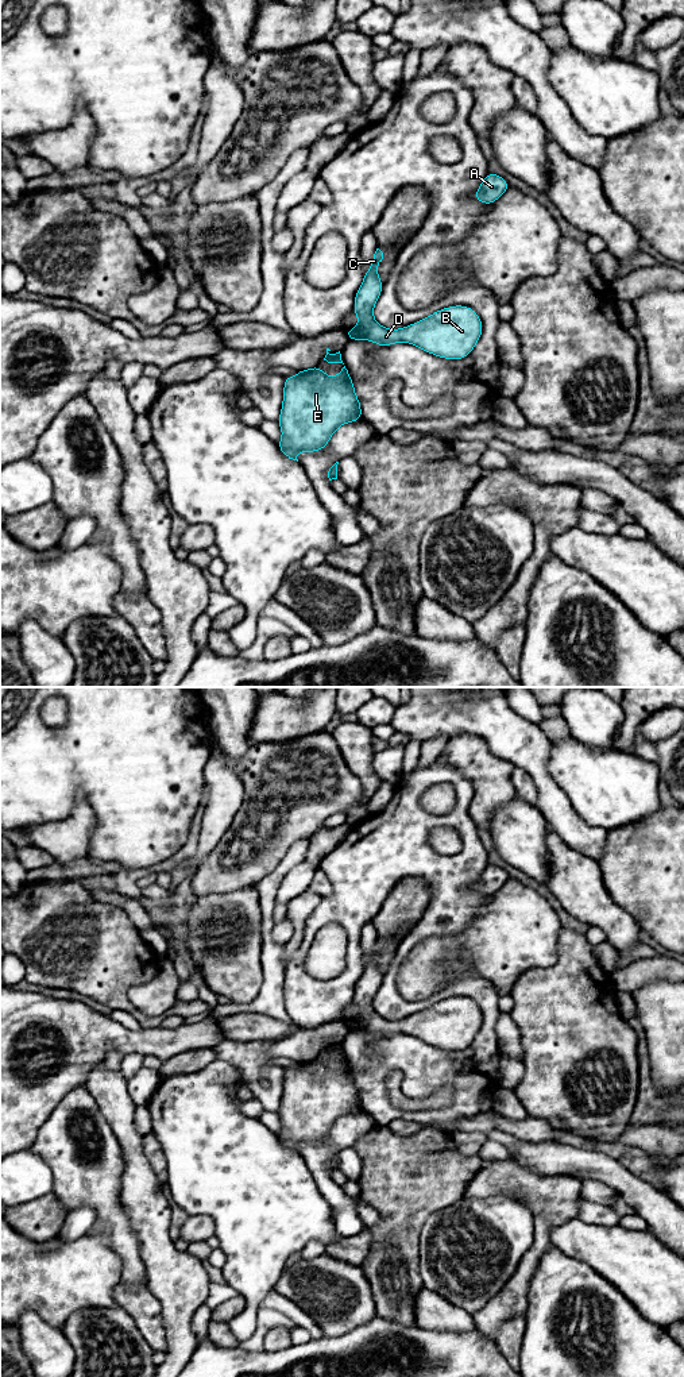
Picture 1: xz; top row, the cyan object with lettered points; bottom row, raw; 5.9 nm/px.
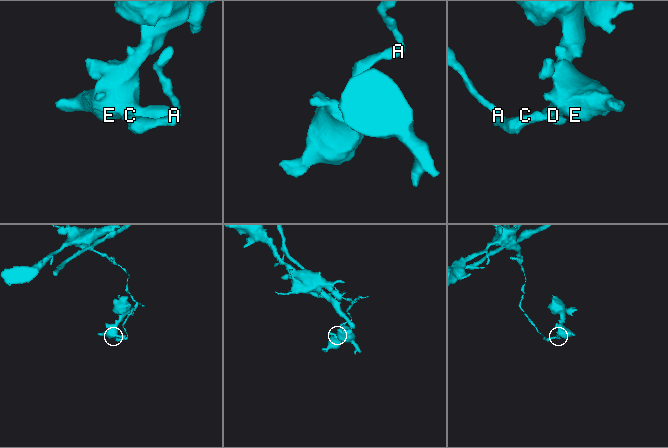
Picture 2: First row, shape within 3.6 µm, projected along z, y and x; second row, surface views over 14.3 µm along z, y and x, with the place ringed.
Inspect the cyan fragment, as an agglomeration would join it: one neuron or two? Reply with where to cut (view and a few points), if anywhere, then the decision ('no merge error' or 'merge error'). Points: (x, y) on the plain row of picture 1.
cut in xz along (373, 1010), (366, 1015), (358, 1017); merge error

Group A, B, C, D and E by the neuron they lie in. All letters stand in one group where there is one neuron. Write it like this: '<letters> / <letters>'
A C / B D E

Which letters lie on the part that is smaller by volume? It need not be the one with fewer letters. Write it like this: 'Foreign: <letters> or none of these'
Foreign: B, D, E

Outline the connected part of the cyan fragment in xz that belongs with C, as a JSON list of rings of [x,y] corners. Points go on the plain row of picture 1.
[[[376,940],[370,953],[370,961],[363,967],[363,975],[355,986],[352,1003],[359,1008],[358,1017],[367,1017],[374,1011],[374,998],[382,984],[383,973],[378,968],[378,957],[383,950],[383,944]]]

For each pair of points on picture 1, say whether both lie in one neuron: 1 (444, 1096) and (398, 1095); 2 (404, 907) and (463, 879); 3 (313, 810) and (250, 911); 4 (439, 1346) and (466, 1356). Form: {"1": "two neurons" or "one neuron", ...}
{"1": "one neuron", "2": "two neurons", "3": "two neurons", "4": "one neuron"}

